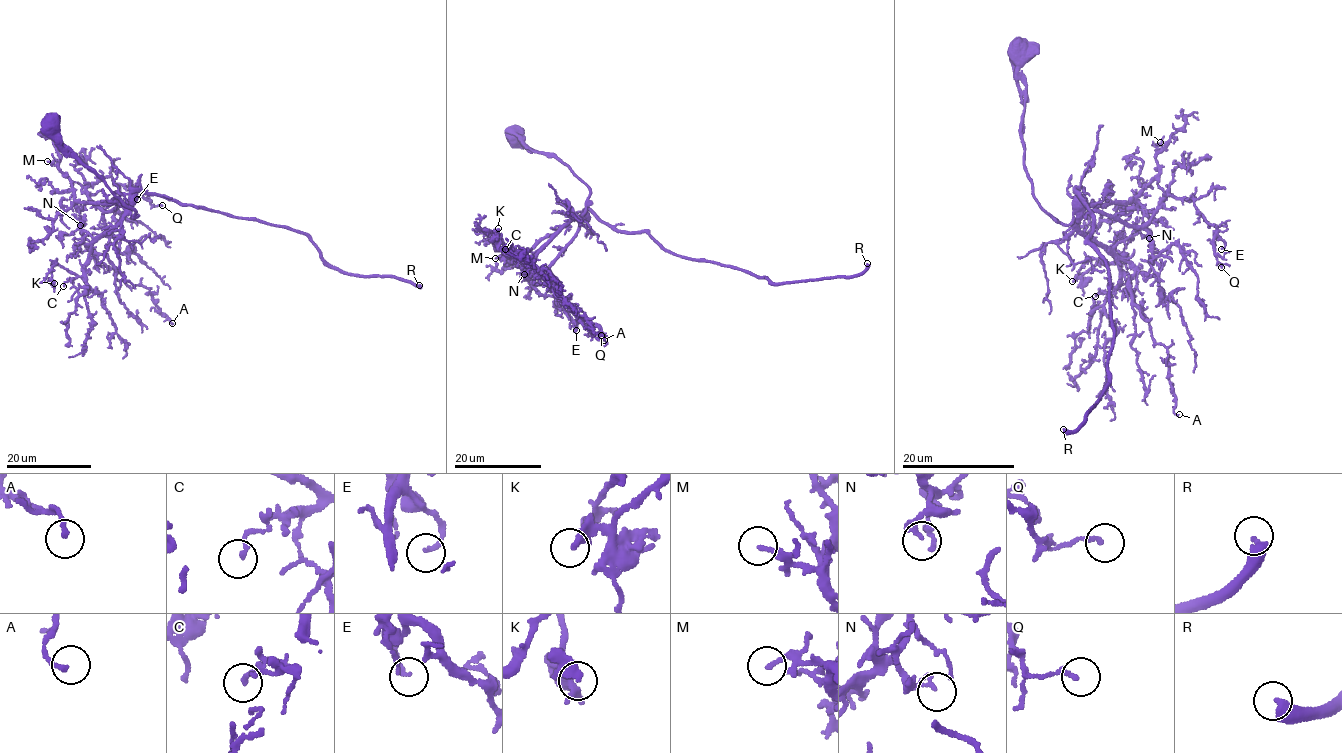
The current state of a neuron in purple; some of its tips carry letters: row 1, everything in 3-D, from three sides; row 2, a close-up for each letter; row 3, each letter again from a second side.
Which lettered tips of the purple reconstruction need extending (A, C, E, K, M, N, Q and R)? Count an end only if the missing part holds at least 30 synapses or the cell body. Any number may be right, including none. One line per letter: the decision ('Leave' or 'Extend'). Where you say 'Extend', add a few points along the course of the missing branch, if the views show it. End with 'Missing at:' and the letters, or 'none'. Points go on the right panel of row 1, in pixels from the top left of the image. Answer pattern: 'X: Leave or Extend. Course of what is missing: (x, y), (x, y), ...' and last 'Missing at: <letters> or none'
A: Leave
C: Leave
E: Leave
K: Leave
M: Leave
N: Leave
Q: Leave
R: Extend
Missing at: R

